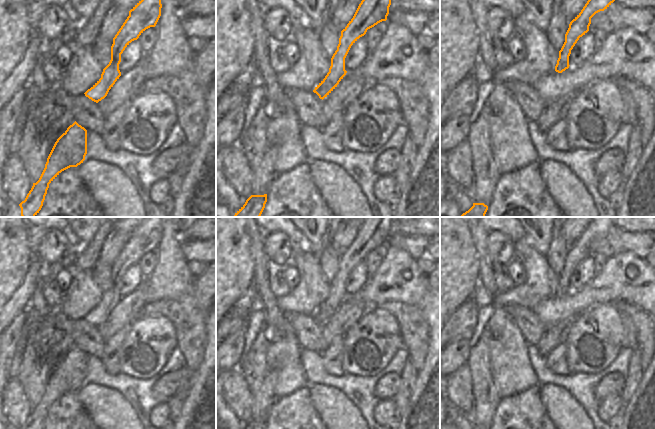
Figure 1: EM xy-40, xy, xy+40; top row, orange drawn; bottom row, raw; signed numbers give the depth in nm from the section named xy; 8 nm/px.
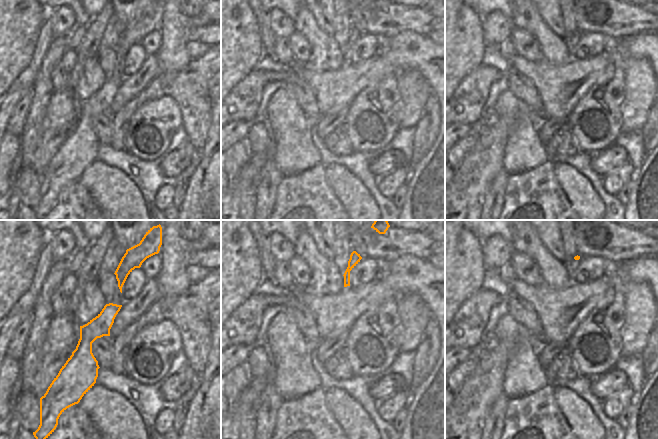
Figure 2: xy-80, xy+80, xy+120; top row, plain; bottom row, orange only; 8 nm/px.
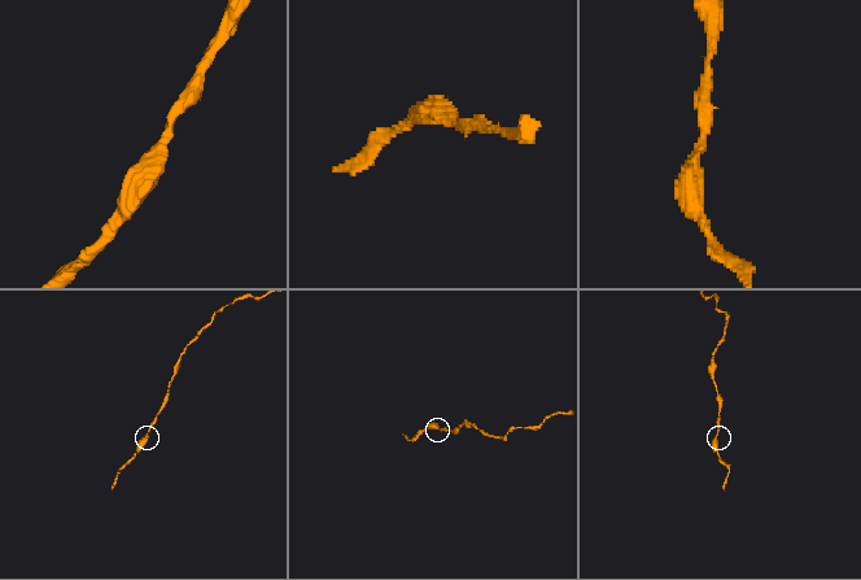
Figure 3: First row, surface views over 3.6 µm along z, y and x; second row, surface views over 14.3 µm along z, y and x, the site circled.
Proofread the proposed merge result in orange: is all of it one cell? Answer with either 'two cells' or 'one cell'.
one cell

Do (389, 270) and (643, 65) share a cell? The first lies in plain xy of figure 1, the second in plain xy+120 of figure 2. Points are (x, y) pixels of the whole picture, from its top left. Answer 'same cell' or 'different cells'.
different cells

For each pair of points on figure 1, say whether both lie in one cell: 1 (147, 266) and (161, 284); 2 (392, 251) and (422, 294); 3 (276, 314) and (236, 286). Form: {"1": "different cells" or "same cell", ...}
{"1": "different cells", "2": "same cell", "3": "different cells"}

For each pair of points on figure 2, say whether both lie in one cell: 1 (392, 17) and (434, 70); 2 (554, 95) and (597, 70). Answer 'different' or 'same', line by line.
1: different
2: same

